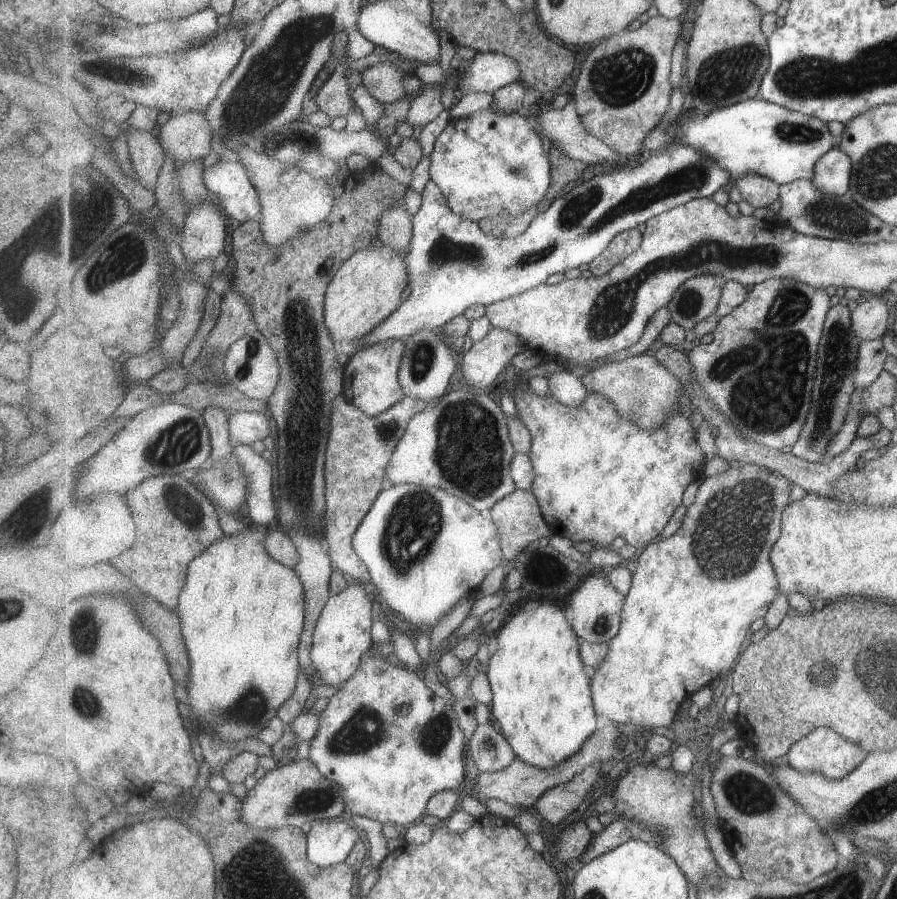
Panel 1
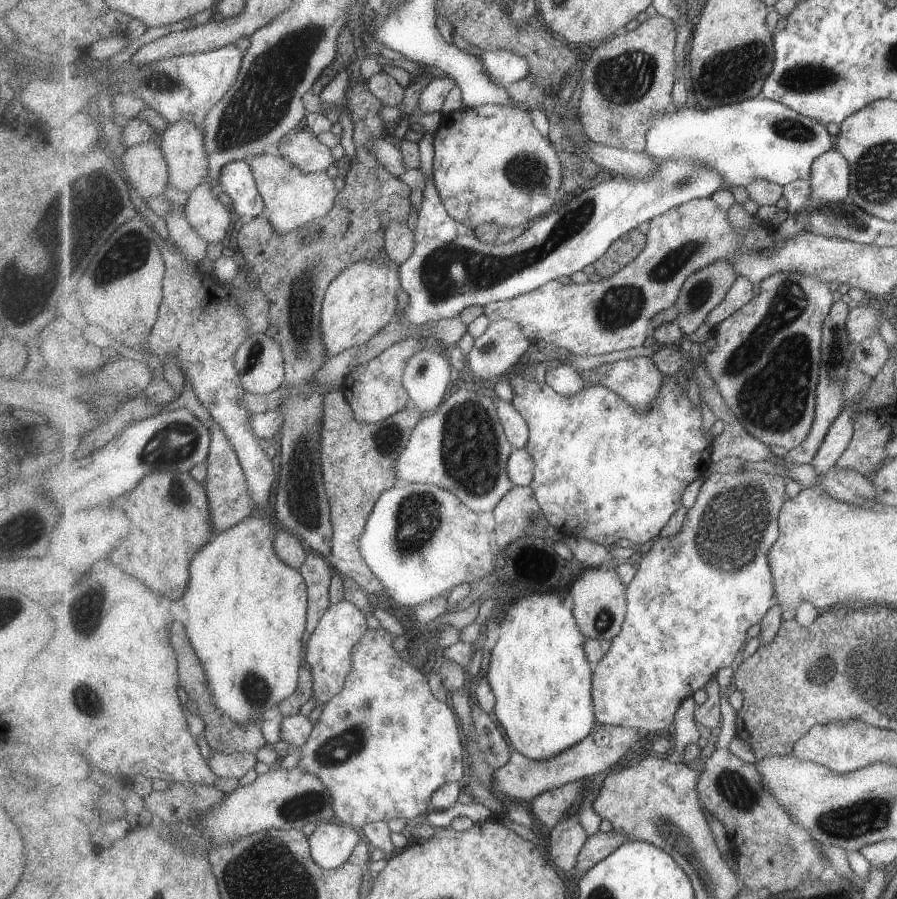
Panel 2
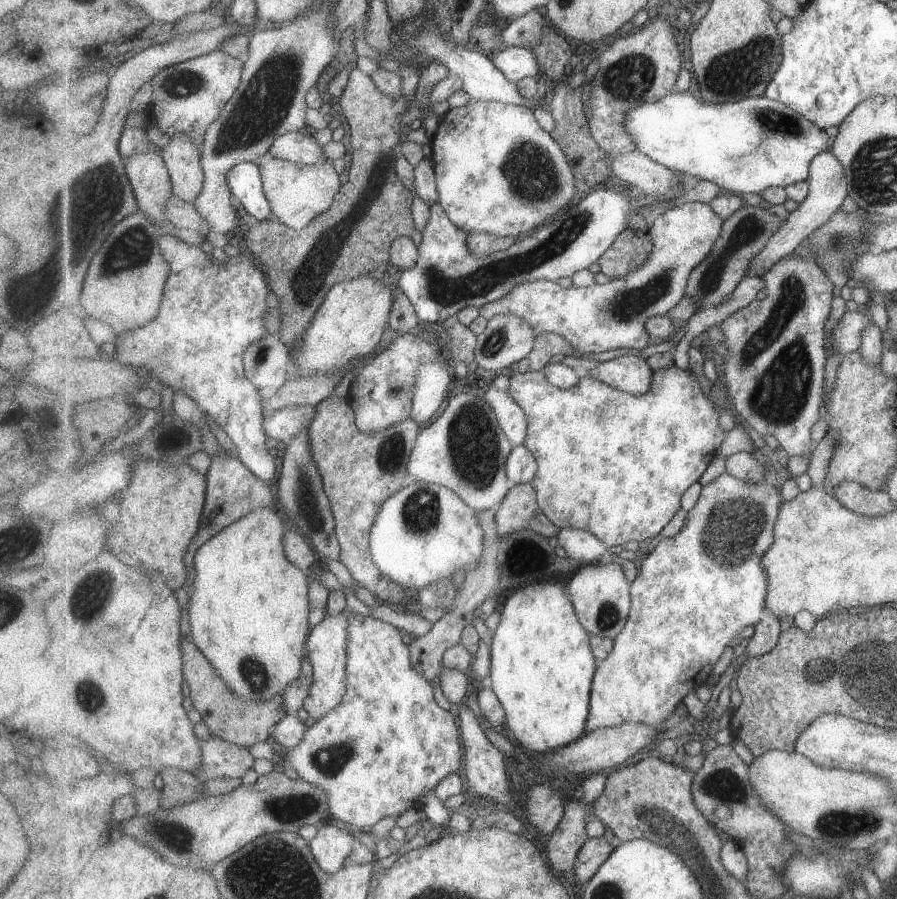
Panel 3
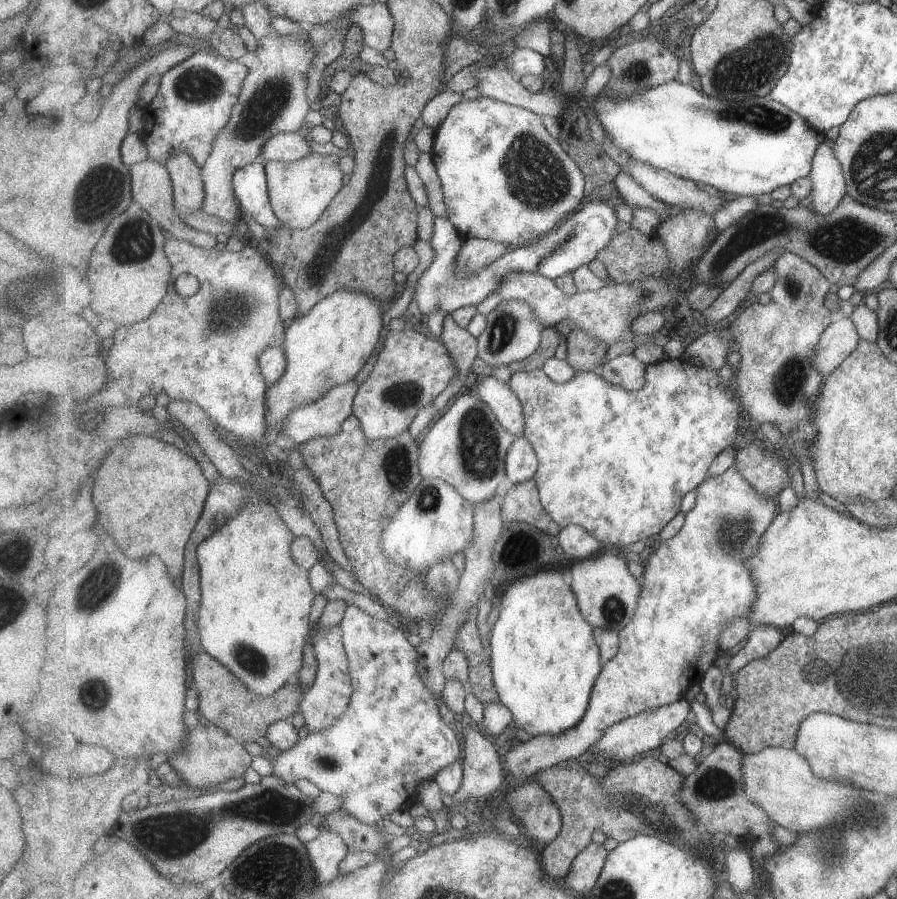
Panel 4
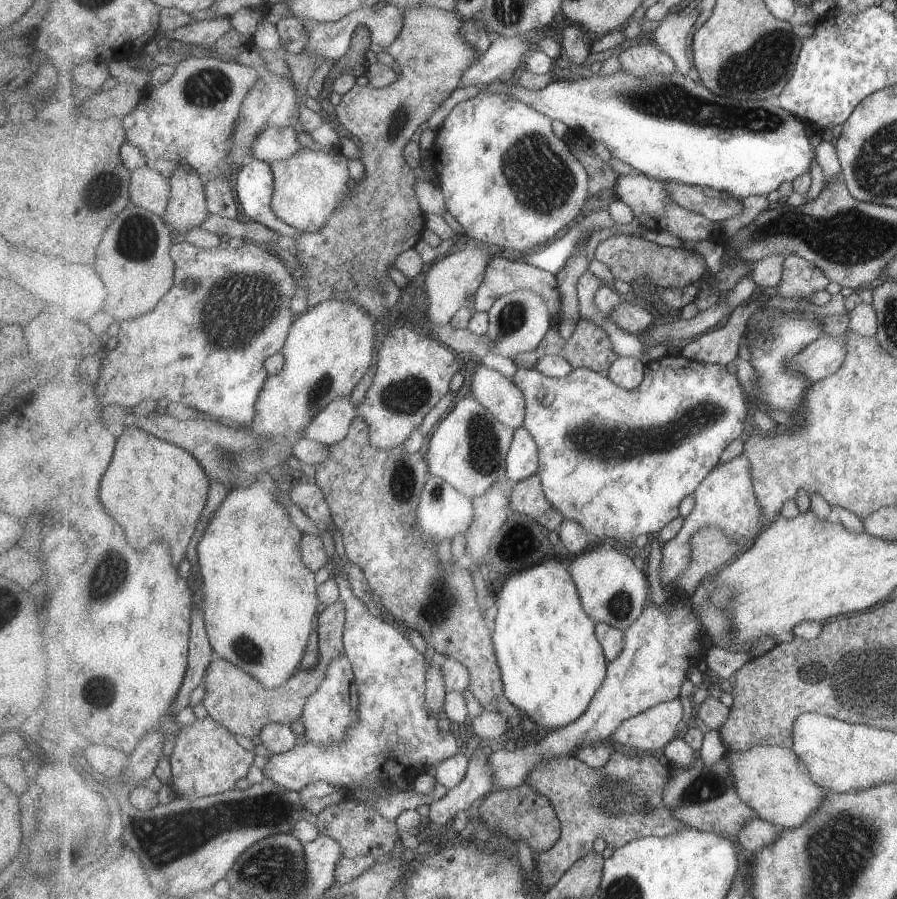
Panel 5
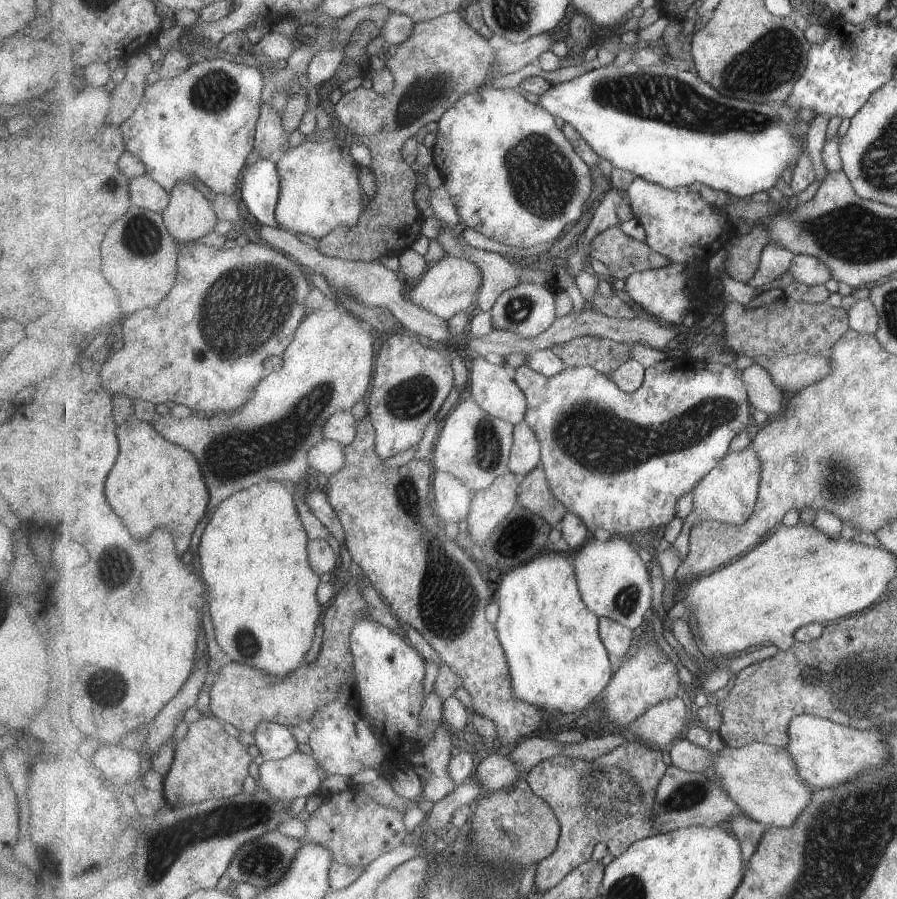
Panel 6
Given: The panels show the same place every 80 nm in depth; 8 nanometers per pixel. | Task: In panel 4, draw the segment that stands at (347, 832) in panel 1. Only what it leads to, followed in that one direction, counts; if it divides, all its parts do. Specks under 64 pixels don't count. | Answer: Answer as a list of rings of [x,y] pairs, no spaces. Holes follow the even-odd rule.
[[[323,830],[306,845],[319,881],[329,883],[341,875],[340,862],[350,853],[348,844],[341,835]]]

